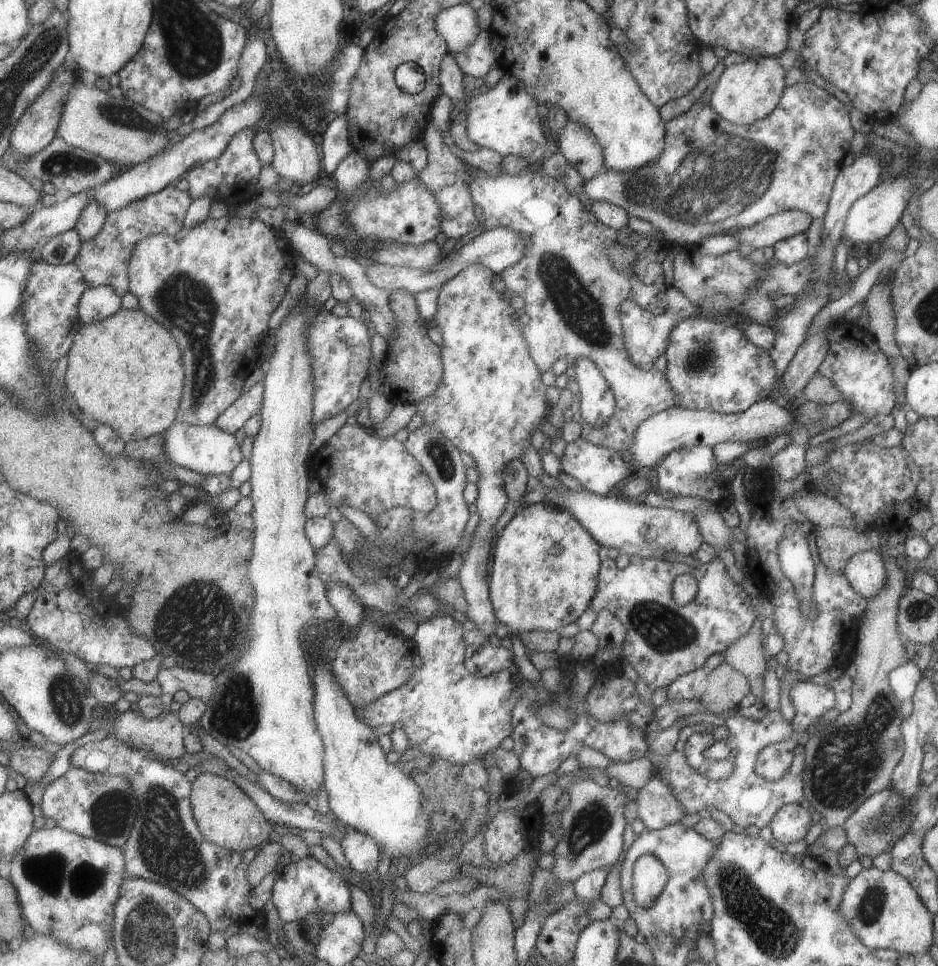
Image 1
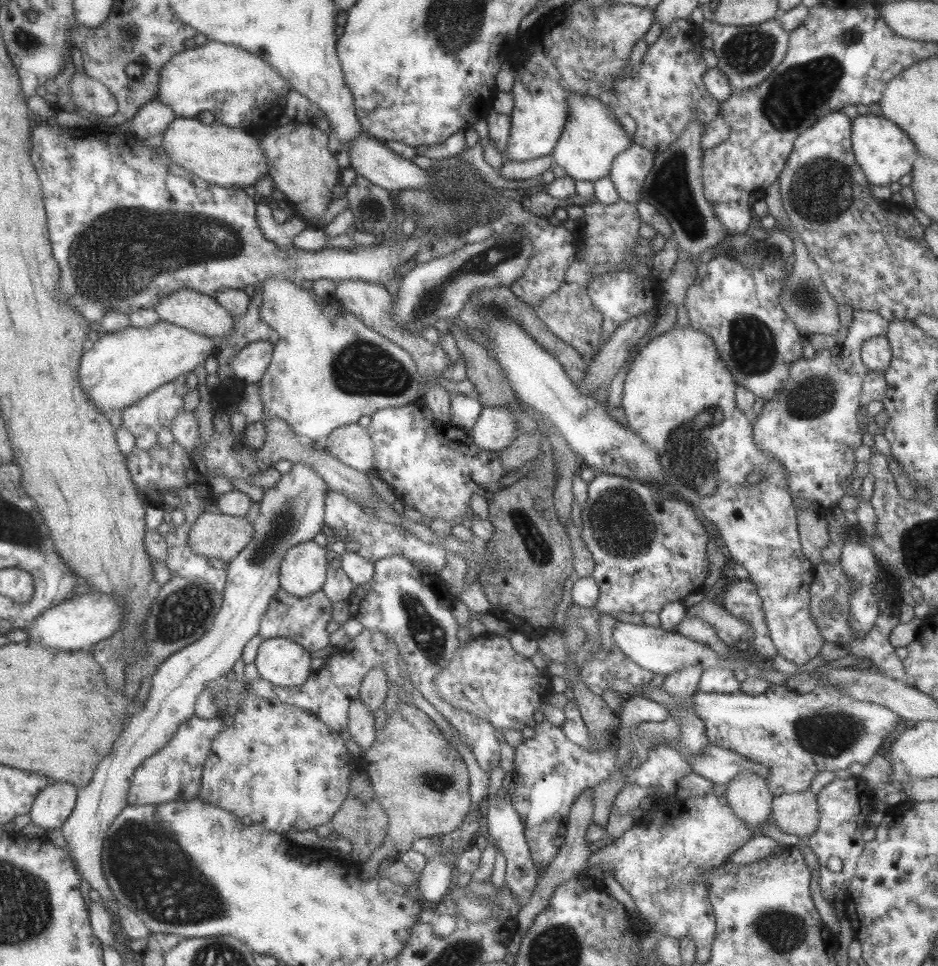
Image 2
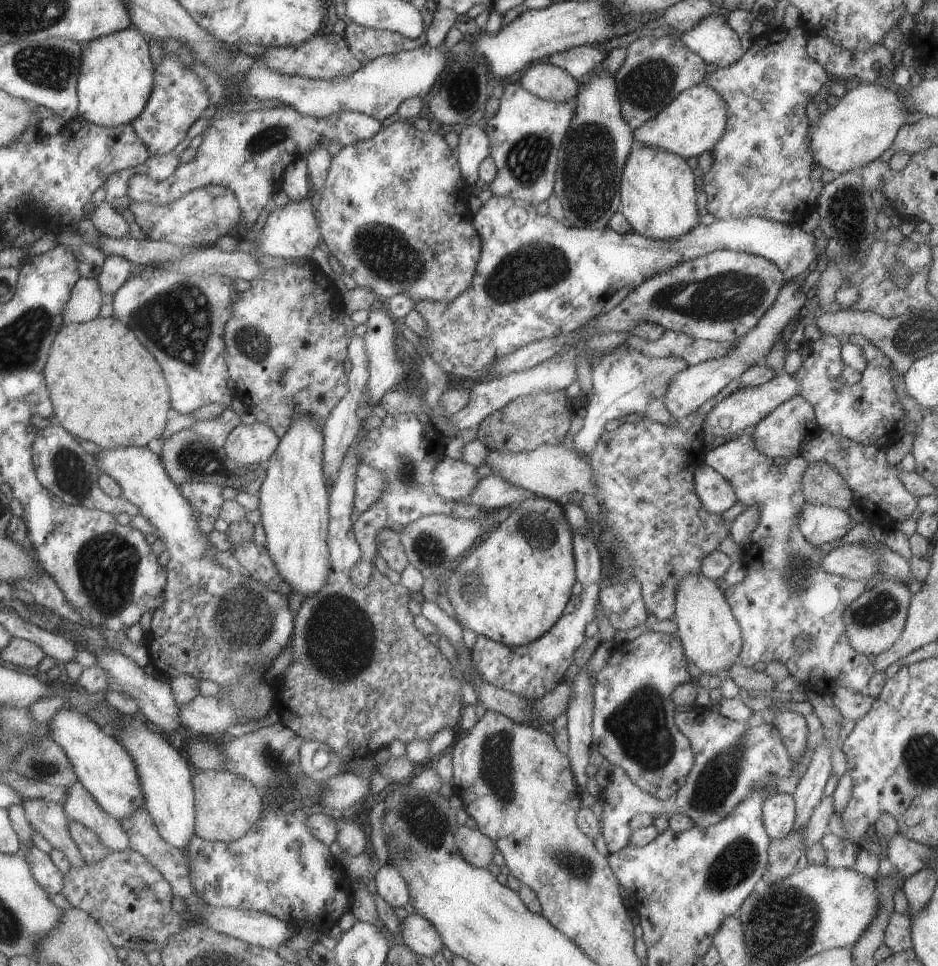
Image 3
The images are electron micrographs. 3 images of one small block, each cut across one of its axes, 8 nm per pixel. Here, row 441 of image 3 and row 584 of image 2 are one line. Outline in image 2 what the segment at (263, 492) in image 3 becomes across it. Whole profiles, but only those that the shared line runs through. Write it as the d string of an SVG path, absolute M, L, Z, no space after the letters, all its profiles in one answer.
M313 540L290 548L280 565L280 587L302 598L318 592L326 582L331 555Z

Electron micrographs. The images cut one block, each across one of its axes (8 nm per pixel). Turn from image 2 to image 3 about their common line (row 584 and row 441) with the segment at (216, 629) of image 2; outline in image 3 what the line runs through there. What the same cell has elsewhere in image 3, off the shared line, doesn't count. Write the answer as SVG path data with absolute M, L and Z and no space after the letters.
M240 422L228 435L223 449L232 462L249 467L268 460L279 442L277 434L265 424L244 425Z

